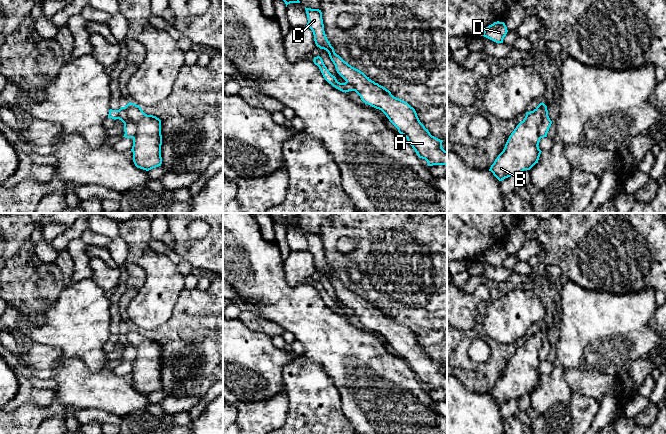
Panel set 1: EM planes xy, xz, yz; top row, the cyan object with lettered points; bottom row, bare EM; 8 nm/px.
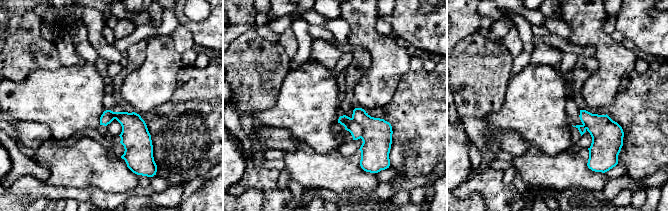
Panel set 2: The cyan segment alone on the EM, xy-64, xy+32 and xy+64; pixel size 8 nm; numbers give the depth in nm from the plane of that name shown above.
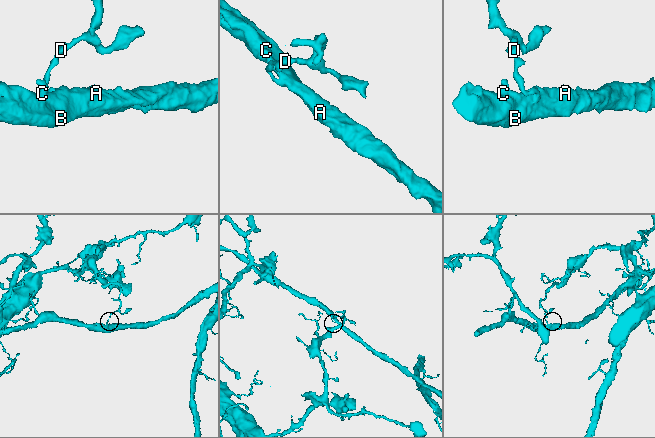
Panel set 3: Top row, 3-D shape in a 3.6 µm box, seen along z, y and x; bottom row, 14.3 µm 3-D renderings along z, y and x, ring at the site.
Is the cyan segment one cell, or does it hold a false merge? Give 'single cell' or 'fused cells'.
fused cells

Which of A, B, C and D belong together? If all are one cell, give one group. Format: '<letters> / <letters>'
A B C / D

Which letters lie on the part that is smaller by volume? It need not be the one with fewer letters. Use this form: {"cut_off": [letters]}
{"cut_off": ["A", "B", "C"]}

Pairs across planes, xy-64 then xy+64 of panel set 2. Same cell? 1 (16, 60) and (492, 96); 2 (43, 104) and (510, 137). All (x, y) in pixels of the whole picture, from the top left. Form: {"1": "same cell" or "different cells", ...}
{"1": "same cell", "2": "different cells"}

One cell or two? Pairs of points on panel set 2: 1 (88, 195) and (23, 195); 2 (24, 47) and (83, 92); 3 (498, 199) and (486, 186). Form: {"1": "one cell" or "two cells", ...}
{"1": "one cell", "2": "two cells", "3": "one cell"}

